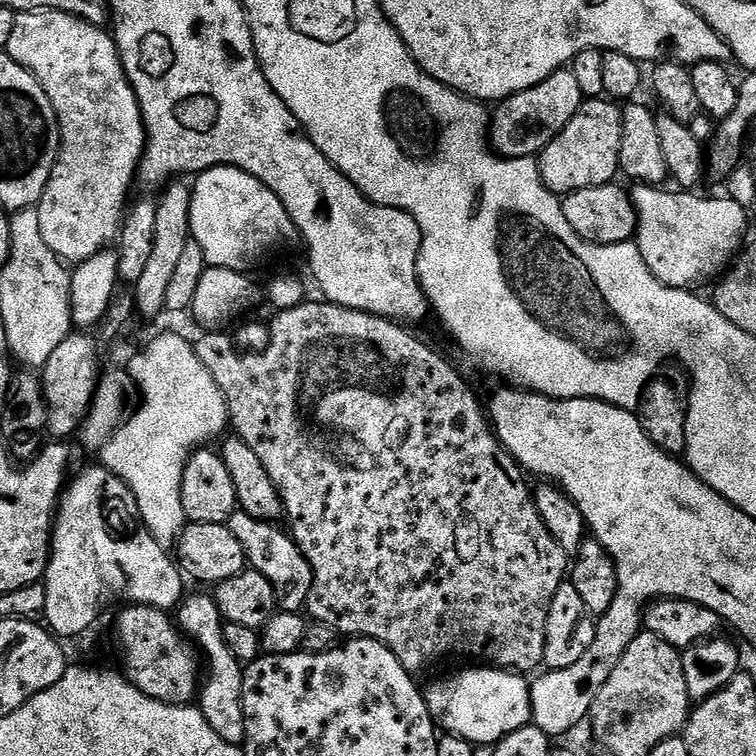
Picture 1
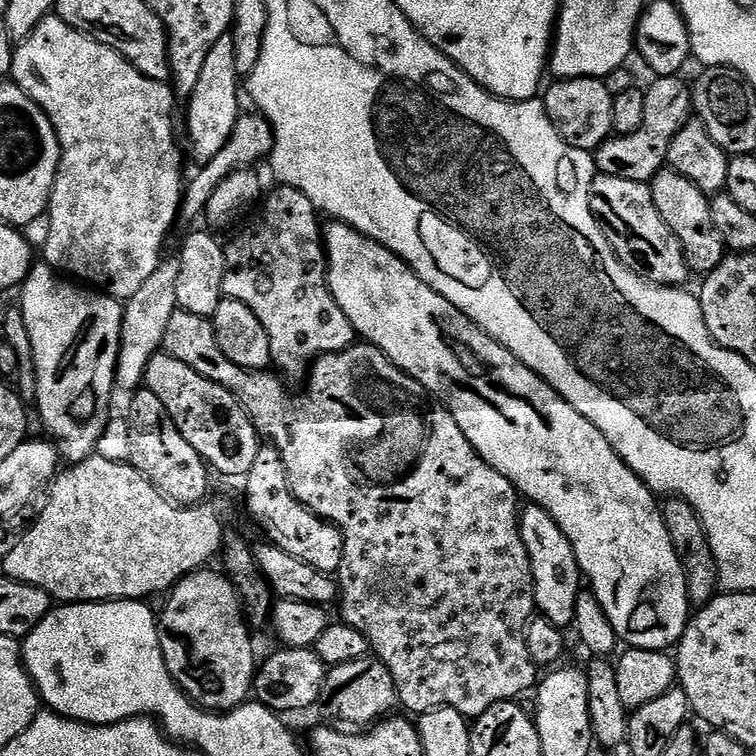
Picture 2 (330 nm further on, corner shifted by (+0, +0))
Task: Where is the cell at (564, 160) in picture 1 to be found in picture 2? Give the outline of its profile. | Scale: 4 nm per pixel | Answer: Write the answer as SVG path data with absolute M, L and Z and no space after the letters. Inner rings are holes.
M679 75L653 79L653 84L646 88L646 118L642 118L642 126L638 126L634 134L613 135L601 148L596 149L594 159L597 169L603 175L648 184L665 168L674 134L682 130L682 126L694 112L692 88L680 79Z

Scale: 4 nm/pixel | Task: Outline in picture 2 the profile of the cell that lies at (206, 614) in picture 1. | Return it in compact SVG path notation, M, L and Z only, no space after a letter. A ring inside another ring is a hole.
M212 570L194 572L176 583L176 587L171 589L167 597L169 600L164 613L159 613L158 631L166 666L176 679L176 685L184 691L188 699L209 712L228 712L245 703L253 695L258 659L256 660L256 652L252 649L253 633L250 631L236 587L223 571L208 571Z

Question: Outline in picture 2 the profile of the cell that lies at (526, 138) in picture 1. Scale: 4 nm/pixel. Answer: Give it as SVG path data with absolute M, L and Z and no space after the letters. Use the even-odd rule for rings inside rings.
M595 76L573 80L557 79L552 83L556 84L547 85L542 99L550 122L554 122L554 130L558 130L560 137L570 147L595 153L613 135L616 97L610 94L610 90L606 90L603 79Z

